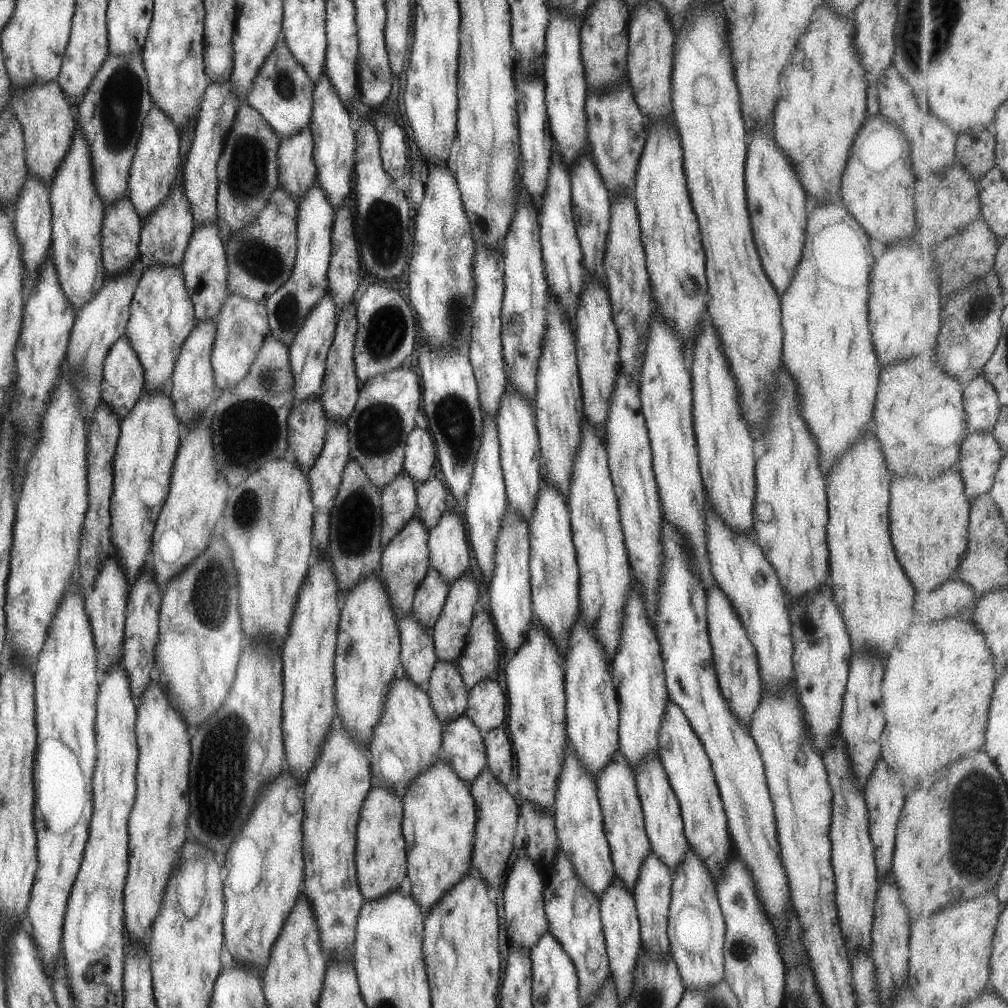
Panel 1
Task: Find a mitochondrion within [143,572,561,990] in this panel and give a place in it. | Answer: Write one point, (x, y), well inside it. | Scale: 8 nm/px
(220, 768)

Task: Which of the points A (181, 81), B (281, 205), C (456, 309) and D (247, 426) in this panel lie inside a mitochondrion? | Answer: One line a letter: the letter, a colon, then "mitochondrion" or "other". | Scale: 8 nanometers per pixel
A: other
B: mitochondrion
C: mitochondrion
D: mitochondrion

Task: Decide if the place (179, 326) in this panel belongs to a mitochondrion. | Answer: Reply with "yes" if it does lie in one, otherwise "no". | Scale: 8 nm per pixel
no

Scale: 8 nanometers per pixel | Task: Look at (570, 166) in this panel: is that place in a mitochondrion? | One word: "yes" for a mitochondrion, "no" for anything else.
no

